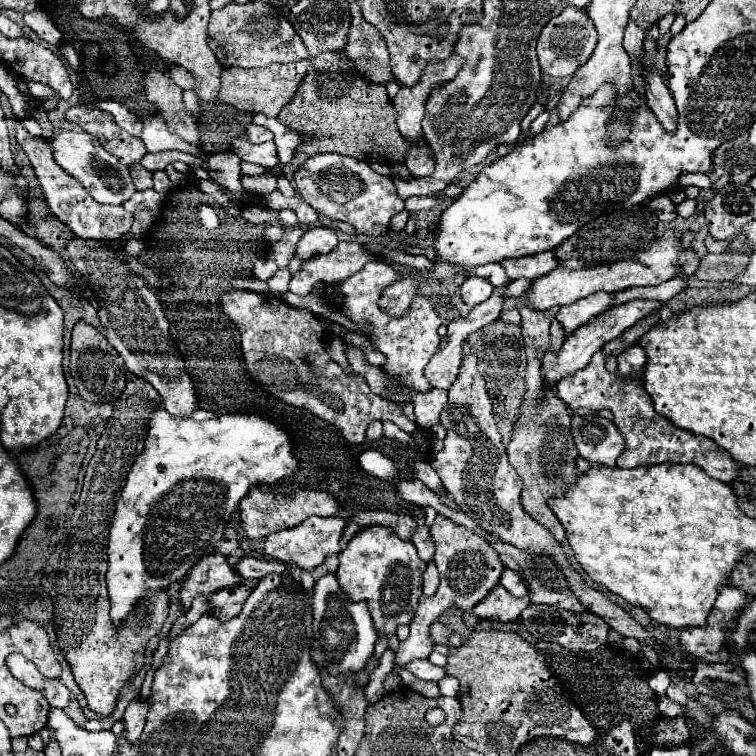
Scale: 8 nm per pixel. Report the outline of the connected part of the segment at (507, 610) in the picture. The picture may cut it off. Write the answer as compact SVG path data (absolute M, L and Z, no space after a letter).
M497 584L497 588L493 588L493 592L489 592L489 596L485 596L485 600L481 600L479 604L475 604L471 608L471 614L479 616L481 620L513 622L521 616L521 612L529 604L531 604L529 596L515 598L509 592L505 592L505 588L501 588L501 584Z

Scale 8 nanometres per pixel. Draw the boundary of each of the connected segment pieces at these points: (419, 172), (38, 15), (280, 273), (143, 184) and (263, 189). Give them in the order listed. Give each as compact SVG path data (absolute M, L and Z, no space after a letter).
M427 144L411 146L411 150L409 150L407 158L405 158L405 166L417 178L429 176L433 172L433 168L435 168L435 158L433 158L431 148Z
M35 10L31 14L25 14L23 16L23 22L41 38L45 40L47 44L59 44L61 42L61 32L55 28L55 24L47 18L45 12L41 10Z
M281 268L281 270L277 270L277 274L273 278L267 280L267 284L273 294L285 294L285 292L289 292L289 280L291 280L289 268Z
M133 164L133 166L129 166L129 172L131 172L133 184L135 184L137 190L149 190L149 188L153 188L151 172L145 170L141 164Z
M261 174L261 176L241 176L243 187L257 195L268 195L277 188L277 176L275 174Z

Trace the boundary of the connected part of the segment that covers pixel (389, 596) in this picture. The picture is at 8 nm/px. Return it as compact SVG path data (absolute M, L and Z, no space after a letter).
M369 526L353 536L347 548L339 554L337 580L353 602L369 602L369 612L377 632L387 632L387 636L391 636L399 624L411 622L417 600L421 598L423 572L425 562L417 556L413 542L403 542L391 528Z

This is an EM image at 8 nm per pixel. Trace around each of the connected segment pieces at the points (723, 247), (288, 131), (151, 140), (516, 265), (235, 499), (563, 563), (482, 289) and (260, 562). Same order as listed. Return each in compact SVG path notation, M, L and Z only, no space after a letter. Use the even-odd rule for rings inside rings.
M708 234L705 238L705 246L708 253L720 254L726 252L727 250L734 250L731 248L733 238L735 238L735 236L732 236L724 241L717 241L710 234Z
M265 118L265 120L257 120L257 122L263 124L265 128L269 128L275 134L275 144L277 144L281 164L289 164L293 160L295 152L299 150L299 146L315 140L315 136L299 134L295 128L289 128L285 124L281 124L277 118Z
M161 114L149 116L143 120L143 134L141 140L145 142L149 152L163 152L163 150L181 150L181 152L189 152L189 154L199 154L203 156L203 152L197 146L187 144L185 140L181 140L179 136L171 134L167 130L167 124L163 120Z
M549 250L549 252L543 252L543 254L503 260L501 264L503 264L503 268L505 268L505 272L511 280L517 280L517 278L533 280L537 276L543 276L543 274L555 270L561 262L557 260L557 256L553 256L553 250Z
M157 410L149 420L147 434L145 448L131 466L121 500L117 502L107 542L107 590L115 624L125 620L139 598L169 588L175 580L183 578L197 560L213 552L231 522L231 514L237 512L239 502L253 486L273 486L293 476L299 468L289 428L261 414L225 414L195 422L193 418L173 418L165 410ZM177 484L183 484L183 500L163 500Z
M473 354L465 356L459 376L453 382L453 386L449 388L449 402L445 404L445 408L441 412L441 424L445 426L447 436L445 436L443 450L435 454L433 468L439 474L449 496L455 500L455 504L467 516L471 516L483 530L499 536L503 542L509 542L509 544L517 546L519 550L527 550L535 556L549 556L561 568L561 572L565 572L571 592L575 592L577 600L581 600L581 604L585 604L587 612L601 616L613 630L621 632L623 636L631 636L631 638L655 644L651 634L635 618L631 618L623 608L613 604L599 590L585 584L581 574L569 564L563 546L557 544L553 534L545 526L541 526L533 518L529 518L527 512L521 508L519 494L521 494L523 484L521 484L521 478L517 476L515 468L511 468L511 464L507 460L507 452L505 452L501 434L495 424L493 402L487 394L485 380L477 372L477 358Z
M471 276L469 280L463 282L461 286L461 296L465 300L467 306L477 306L481 302L485 302L491 294L493 294L493 284L487 278L479 278L479 276Z
M243 556L237 564L233 564L233 570L249 582L257 582L259 578L263 578L271 572L287 574L285 564L281 564L279 560L263 560L263 558L253 558L253 556Z

